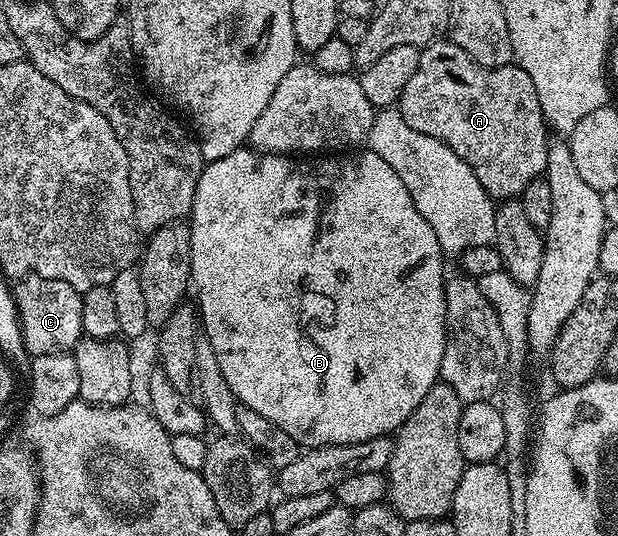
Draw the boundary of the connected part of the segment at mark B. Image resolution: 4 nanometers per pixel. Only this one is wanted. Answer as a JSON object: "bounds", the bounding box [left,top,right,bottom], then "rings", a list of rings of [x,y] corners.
{"bounds":[188,147,446,447],"rings":[[[242,147],[231,151],[231,155],[223,155],[223,159],[215,159],[202,168],[199,175],[199,187],[195,187],[191,220],[188,222],[191,231],[191,271],[193,272],[191,285],[195,293],[197,289],[198,302],[196,301],[196,304],[199,306],[199,321],[203,326],[204,336],[211,343],[211,347],[219,359],[223,379],[227,379],[227,384],[231,386],[231,391],[236,395],[240,404],[251,407],[251,411],[259,411],[259,415],[263,415],[263,419],[271,419],[271,423],[275,423],[275,427],[287,431],[287,435],[291,435],[291,439],[295,439],[298,446],[301,447],[363,443],[367,439],[396,434],[397,430],[411,415],[411,411],[415,411],[415,407],[419,407],[419,403],[423,403],[423,395],[427,395],[427,391],[431,391],[431,387],[438,384],[440,378],[440,363],[443,360],[446,340],[446,254],[441,248],[439,239],[435,239],[435,231],[431,231],[431,223],[427,223],[427,219],[423,219],[423,215],[419,215],[415,203],[411,203],[411,194],[407,191],[407,187],[403,187],[403,179],[399,179],[399,175],[395,175],[393,168],[388,163],[383,163],[383,159],[379,159],[379,155],[375,155],[372,151],[357,152],[361,151],[349,151],[344,155],[321,155],[316,159],[298,159],[293,155],[260,153],[252,147]]]}

